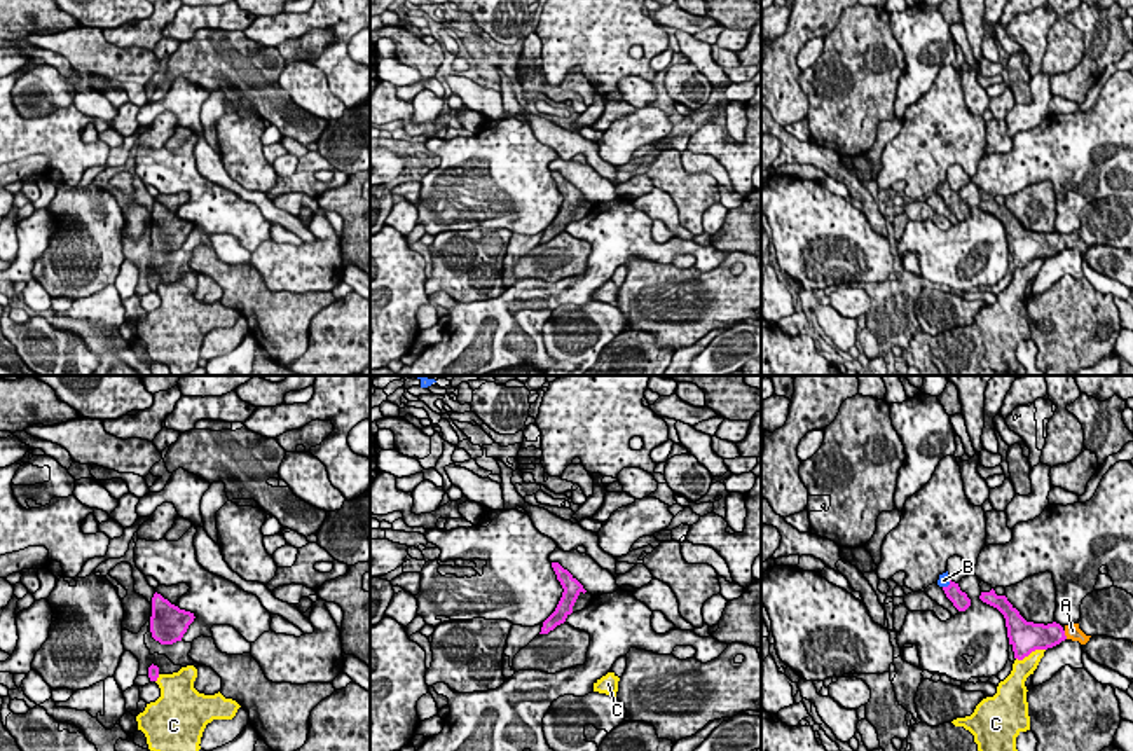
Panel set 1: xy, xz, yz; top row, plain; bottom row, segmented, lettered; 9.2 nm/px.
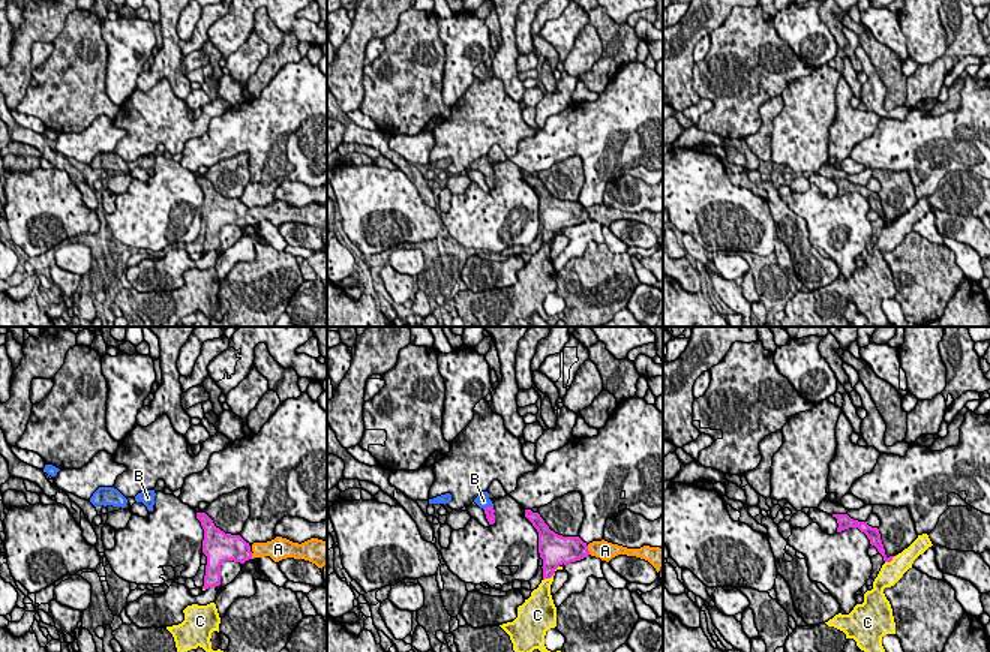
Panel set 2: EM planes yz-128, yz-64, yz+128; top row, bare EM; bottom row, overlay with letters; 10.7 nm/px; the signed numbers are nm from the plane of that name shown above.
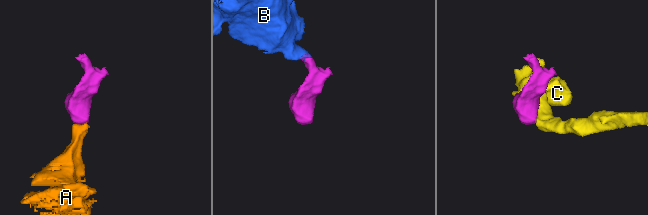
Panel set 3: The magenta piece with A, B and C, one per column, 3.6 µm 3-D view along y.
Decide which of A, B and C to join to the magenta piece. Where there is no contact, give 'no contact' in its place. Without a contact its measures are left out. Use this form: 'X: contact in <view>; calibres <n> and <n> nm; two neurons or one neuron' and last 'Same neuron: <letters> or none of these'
A: contact in yz; calibres 260 and 140 nm; one neuron
B: contact in yz; calibres 160 and 100 nm; one neuron
C: contact in yz; calibres 280 and 180 nm; two neurons
Same neuron: A, B

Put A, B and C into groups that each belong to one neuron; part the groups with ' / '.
A B / C

